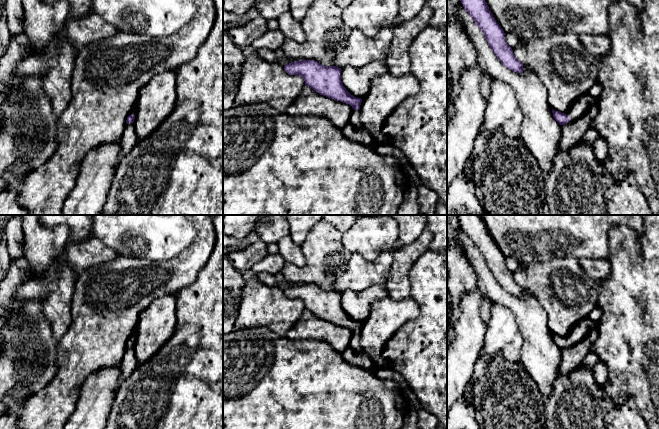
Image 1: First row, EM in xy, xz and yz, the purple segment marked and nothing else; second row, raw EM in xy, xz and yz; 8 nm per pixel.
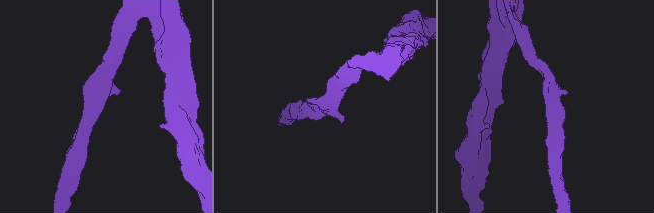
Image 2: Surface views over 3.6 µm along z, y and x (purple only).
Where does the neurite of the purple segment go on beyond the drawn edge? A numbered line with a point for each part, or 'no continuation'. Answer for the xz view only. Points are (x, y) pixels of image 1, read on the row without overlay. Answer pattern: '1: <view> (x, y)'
1: xz (355, 344)

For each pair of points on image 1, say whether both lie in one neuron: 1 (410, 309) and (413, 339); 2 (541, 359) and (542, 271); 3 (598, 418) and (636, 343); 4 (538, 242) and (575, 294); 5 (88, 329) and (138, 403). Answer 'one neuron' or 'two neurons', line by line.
1: two neurons
2: two neurons
3: two neurons
4: two neurons
5: two neurons

